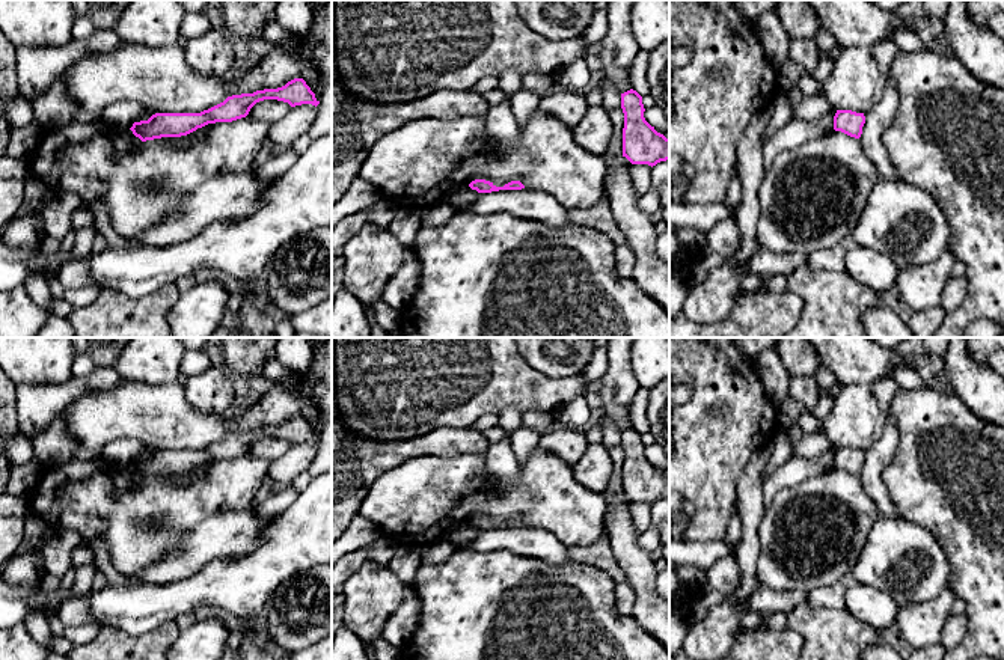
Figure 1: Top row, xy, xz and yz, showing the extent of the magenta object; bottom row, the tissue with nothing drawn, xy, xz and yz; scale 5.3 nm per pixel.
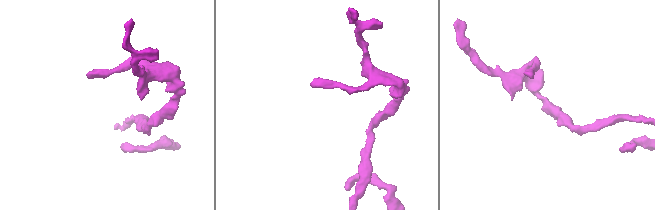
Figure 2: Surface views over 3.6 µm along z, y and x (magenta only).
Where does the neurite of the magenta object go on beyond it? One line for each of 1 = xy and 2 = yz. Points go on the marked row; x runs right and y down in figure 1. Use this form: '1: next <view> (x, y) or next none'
1: next none
2: next none

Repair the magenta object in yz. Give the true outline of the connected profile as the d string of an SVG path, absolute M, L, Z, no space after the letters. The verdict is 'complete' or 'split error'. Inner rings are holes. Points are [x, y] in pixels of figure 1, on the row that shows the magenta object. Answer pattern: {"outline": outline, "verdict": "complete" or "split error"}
{"outline": "M837 110L834 116L834 130L841 131L855 139L861 137L864 124L864 113L856 113L852 110Z", "verdict": "complete"}

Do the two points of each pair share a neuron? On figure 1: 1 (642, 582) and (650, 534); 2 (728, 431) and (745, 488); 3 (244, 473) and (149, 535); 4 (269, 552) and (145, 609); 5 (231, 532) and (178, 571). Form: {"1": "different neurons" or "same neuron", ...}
{"1": "different neurons", "2": "different neurons", "3": "same neuron", "4": "same neuron", "5": "same neuron"}

